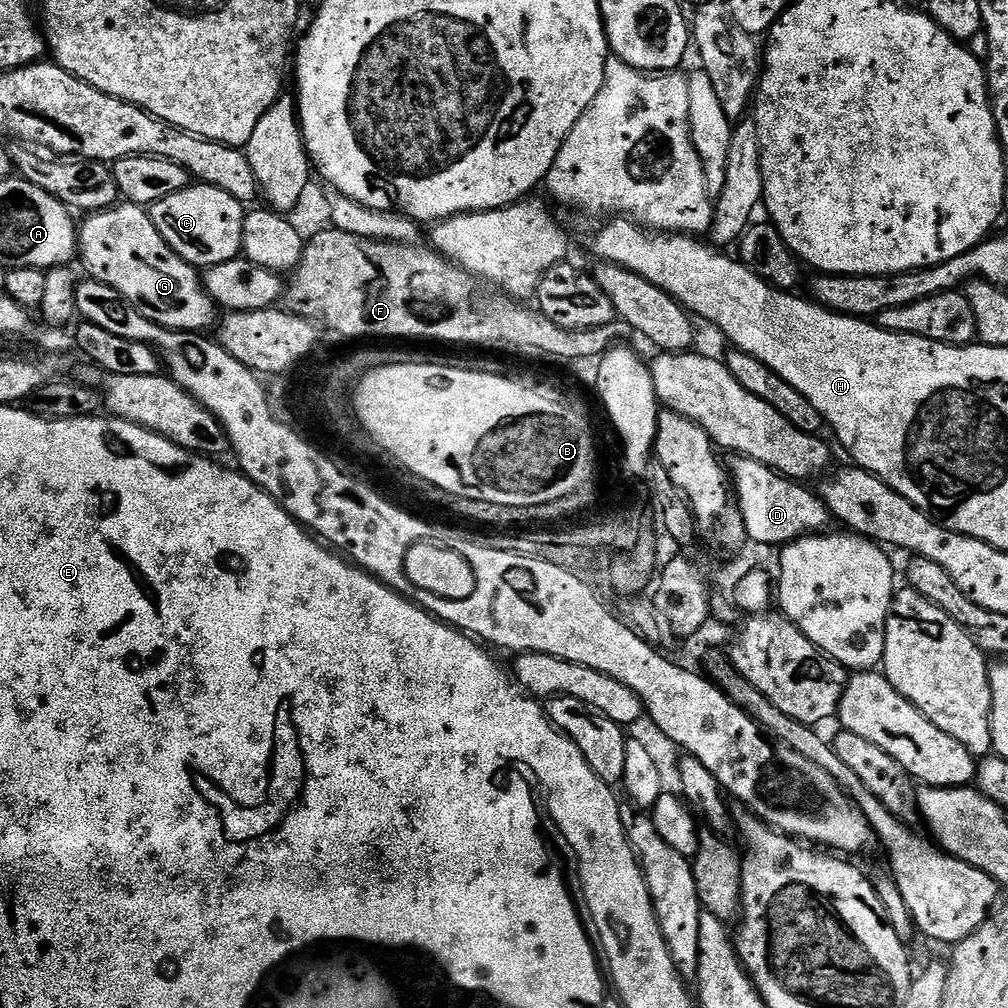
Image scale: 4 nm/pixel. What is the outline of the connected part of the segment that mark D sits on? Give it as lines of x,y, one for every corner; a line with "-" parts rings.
733,455
731,459
727,461
726,468
744,520
744,534
749,541
783,546
799,540
801,536
818,534
825,529
824,523
830,520
830,513
813,489
811,492
803,483
781,476
773,468
749,456

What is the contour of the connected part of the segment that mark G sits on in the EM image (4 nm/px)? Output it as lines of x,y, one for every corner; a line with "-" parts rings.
117,202
112,205
110,208
103,208
100,212
93,212
91,214
85,215
83,217
83,222
79,225
78,228
78,260
79,263
84,263
84,268
91,279
102,282
106,286
110,286
114,290
118,290
118,294
122,294
122,298
128,301
129,304
136,305
136,308
143,314
143,316
148,319
150,322
154,322
158,326
163,328
170,328
174,332
194,332
197,334
203,333
204,328
211,329
213,325
217,323
218,315
218,305
214,303
212,299
208,296
207,292
204,291
202,287
202,276
197,269
193,268
192,265
186,263
184,259
177,254
167,242
162,238
162,234
158,234
158,230
154,226
151,215
141,205
138,204
129,204
127,202

